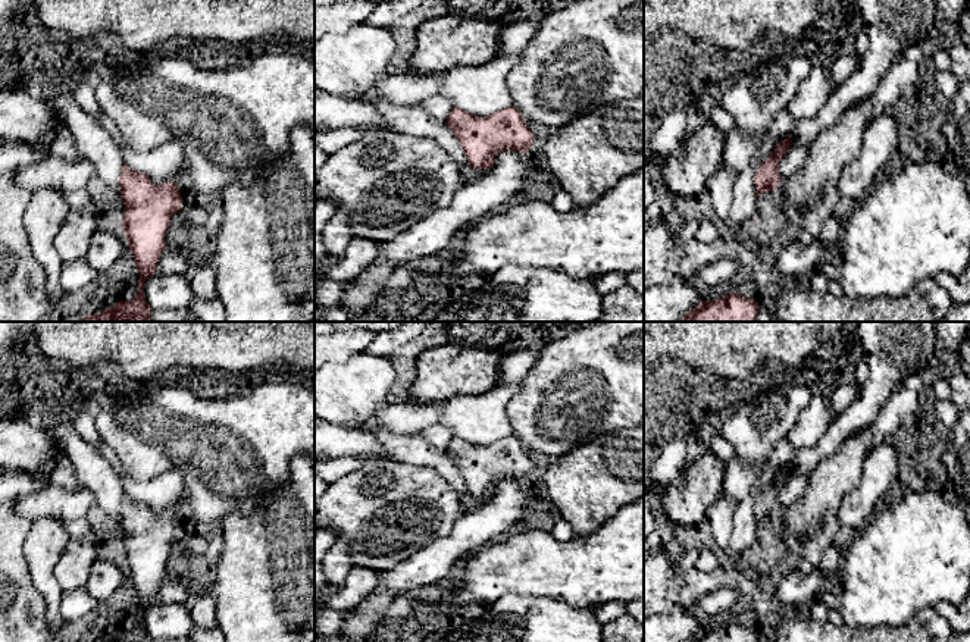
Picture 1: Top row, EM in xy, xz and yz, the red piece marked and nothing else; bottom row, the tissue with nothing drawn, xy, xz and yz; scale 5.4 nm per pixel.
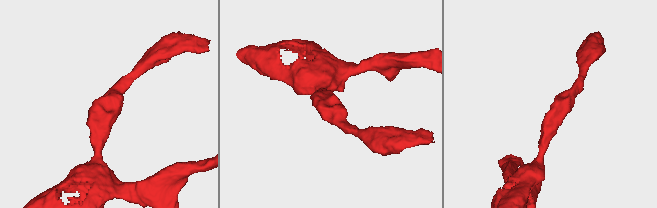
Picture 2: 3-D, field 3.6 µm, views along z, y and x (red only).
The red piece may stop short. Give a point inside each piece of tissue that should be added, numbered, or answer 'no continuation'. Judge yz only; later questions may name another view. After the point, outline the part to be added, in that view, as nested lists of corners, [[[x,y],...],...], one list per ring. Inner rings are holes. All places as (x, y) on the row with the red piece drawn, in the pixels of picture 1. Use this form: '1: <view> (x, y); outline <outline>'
no continuation

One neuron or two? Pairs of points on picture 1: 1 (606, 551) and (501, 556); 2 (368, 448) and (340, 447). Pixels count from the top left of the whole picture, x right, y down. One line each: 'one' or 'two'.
1: one
2: one

